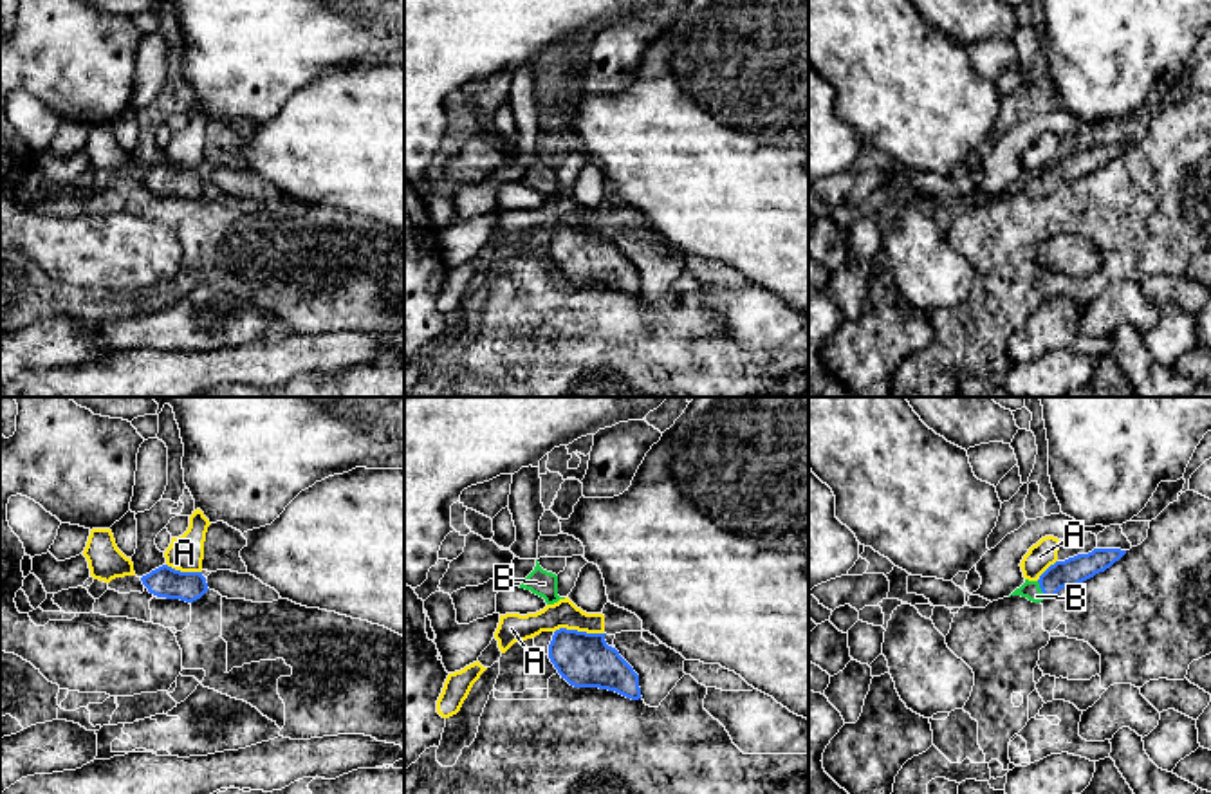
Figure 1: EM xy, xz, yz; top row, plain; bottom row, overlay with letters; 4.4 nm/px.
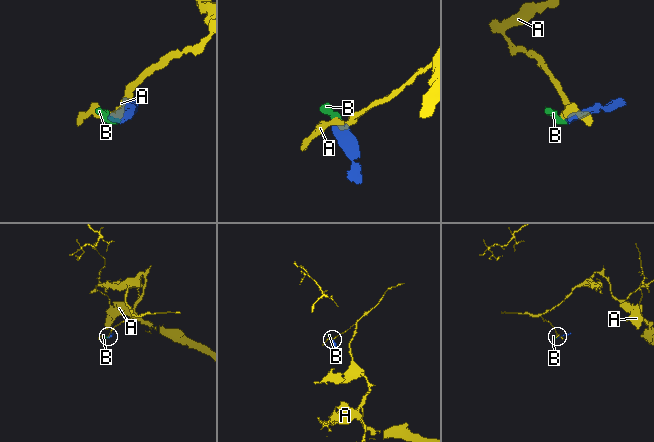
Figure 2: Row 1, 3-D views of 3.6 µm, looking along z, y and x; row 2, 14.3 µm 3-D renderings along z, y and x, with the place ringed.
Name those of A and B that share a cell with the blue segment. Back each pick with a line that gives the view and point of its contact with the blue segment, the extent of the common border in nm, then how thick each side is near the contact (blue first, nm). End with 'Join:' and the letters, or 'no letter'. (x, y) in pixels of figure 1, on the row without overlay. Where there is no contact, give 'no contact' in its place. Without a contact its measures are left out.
B: contact yz (1042, 186); length 90 nm; calibres 120 and 80 nm
Join: B

